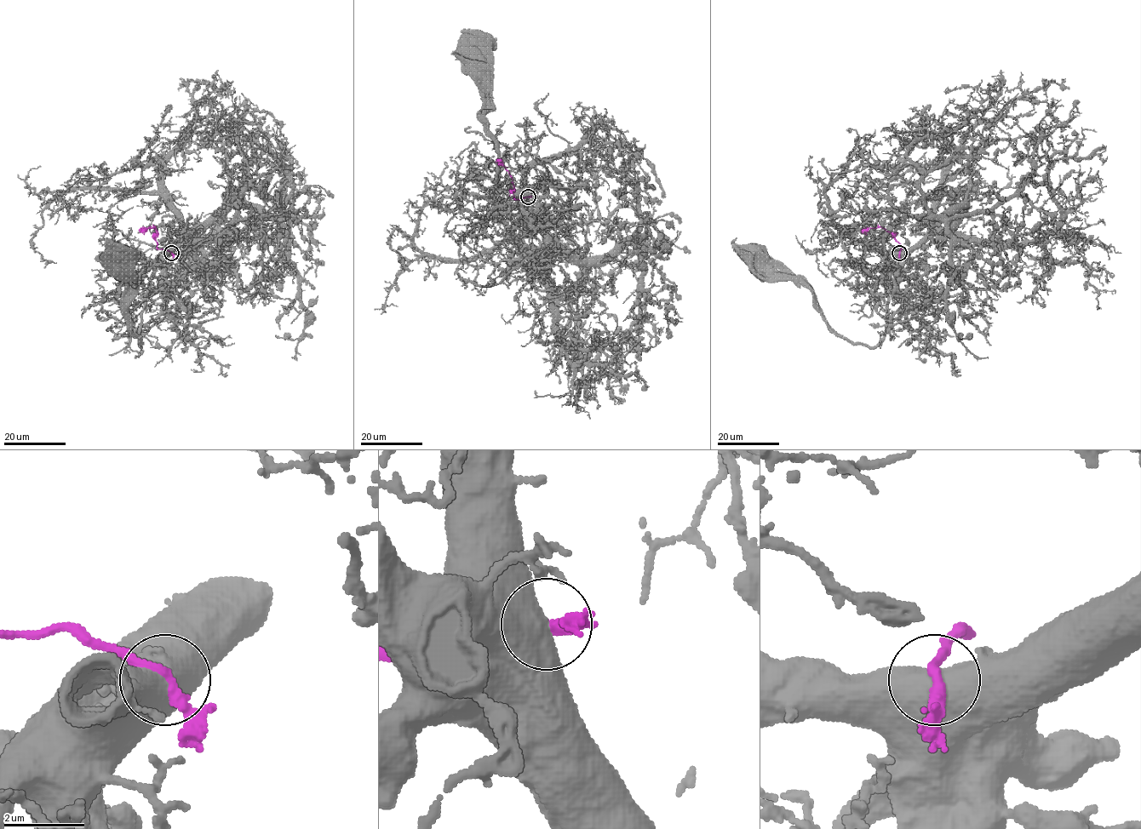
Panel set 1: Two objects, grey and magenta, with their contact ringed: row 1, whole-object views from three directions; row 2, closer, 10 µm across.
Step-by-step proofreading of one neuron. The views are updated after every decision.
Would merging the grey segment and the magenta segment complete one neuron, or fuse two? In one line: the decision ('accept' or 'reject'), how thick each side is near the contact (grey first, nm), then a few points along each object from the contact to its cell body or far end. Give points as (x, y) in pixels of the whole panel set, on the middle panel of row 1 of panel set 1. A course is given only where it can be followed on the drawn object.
reject; 750 nm thick on the grey side, 240 nm on the other; grey runs (528, 196), (507, 182), (497, 182), (497, 150), (484, 131), (481, 77), (473, 52); magenta runs (528, 197), (513, 197), (511, 178), (496, 158)

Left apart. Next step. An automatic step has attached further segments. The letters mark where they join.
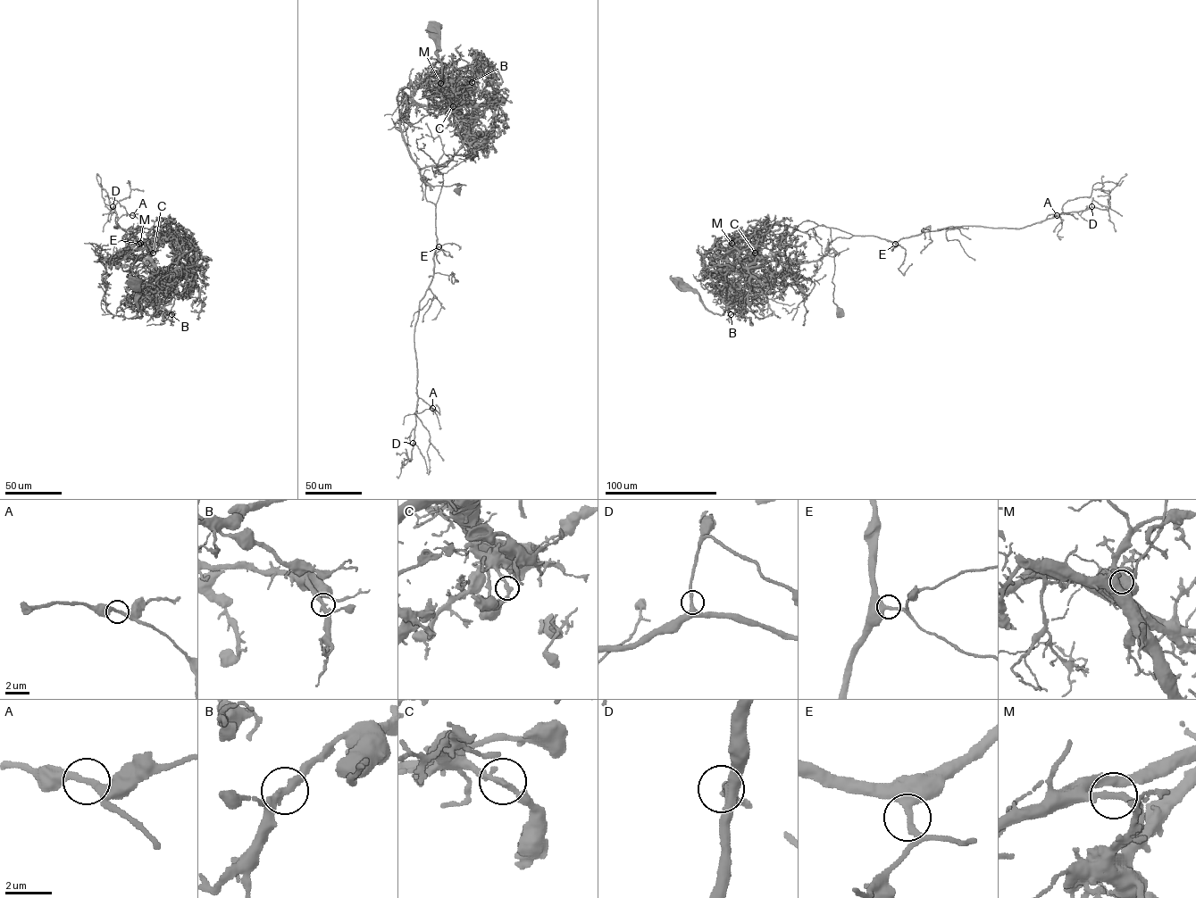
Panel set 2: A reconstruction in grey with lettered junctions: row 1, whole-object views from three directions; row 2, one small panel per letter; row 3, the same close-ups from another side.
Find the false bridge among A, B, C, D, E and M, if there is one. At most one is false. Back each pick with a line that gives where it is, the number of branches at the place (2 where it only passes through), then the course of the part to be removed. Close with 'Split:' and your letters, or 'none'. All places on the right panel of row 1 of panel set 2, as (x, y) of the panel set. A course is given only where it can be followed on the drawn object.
M: (731, 243) | 2 | (731, 243), (746, 260), (801, 263), (837, 237), (1022, 228), (1108, 209), (1125, 173)
Split: M

